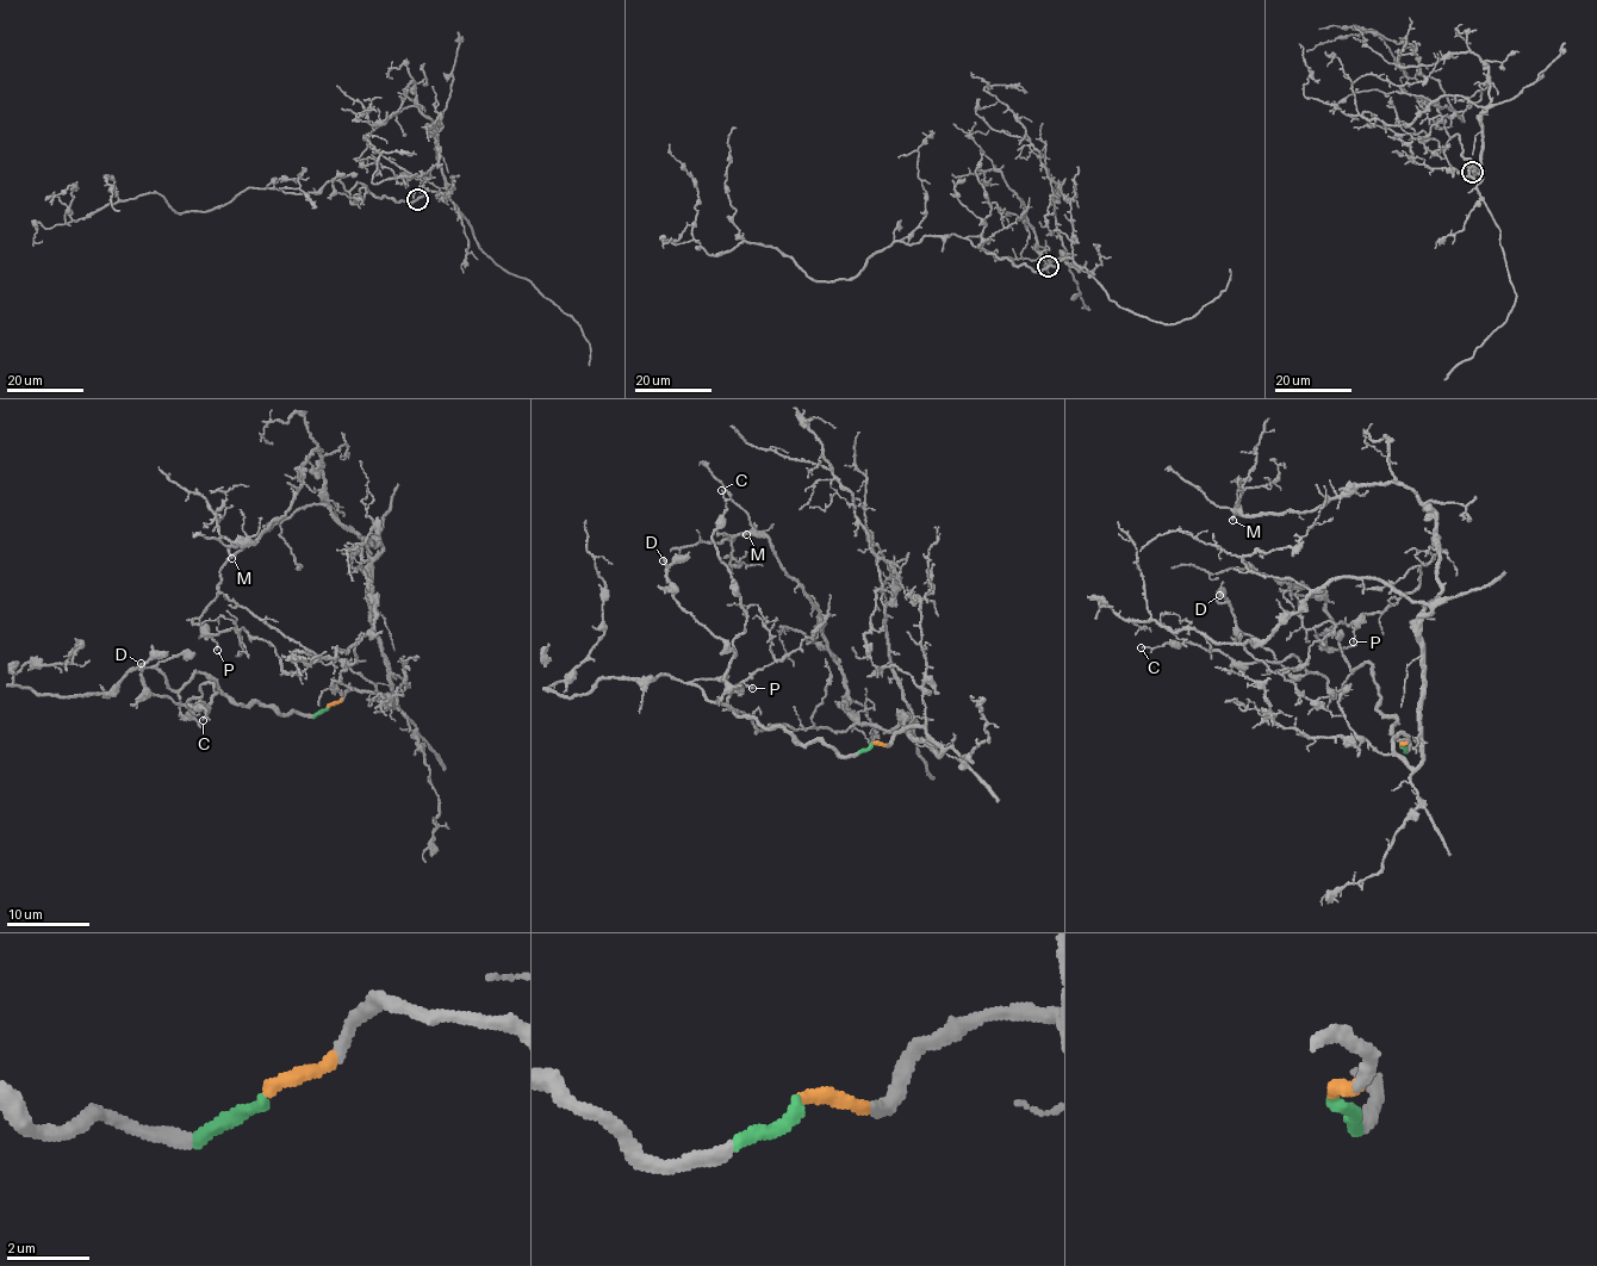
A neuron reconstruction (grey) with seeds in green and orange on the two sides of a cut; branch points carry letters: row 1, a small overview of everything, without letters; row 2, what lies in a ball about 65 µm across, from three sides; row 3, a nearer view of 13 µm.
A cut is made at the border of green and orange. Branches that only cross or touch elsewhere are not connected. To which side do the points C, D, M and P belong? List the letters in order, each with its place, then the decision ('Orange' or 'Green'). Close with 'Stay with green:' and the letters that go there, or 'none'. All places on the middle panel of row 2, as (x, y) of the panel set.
C: Place: (721, 490). Green
D: Place: (663, 560). Green
M: Place: (746, 534). Orange
P: Place: (752, 688). Orange
Stay with green: C, D

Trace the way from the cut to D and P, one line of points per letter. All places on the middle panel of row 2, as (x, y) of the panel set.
D: (870, 744), (857, 755), (838, 755), (821, 742), (801, 744), (719, 702), (733, 651), (675, 596), (663, 559)
P: (870, 744), (919, 727), (939, 753), (902, 715), (888, 731), (862, 723), (756, 732), (727, 707), (752, 687)

